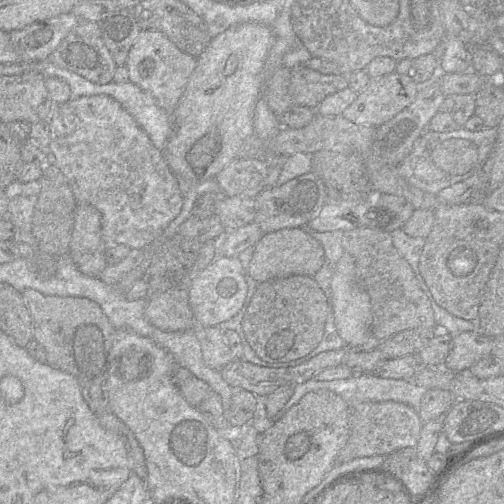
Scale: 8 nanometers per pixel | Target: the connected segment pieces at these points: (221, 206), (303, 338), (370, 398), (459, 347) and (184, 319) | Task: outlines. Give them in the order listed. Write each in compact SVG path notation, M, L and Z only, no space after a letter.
M221 196L215 214L227 231L252 223L256 216L253 196Z
M291 275L258 284L242 321L246 340L256 355L268 363L304 358L322 340L328 315L326 297L312 276Z
M376 374L353 375L348 379L339 379L332 381L317 381L311 379L302 384L293 387L293 394L286 405L278 412L275 420L284 416L301 398L309 392L328 390L341 396L350 406L360 405L365 402L385 402L394 401L409 405L418 411L421 400L428 389L417 386L412 380L385 379Z
M478 332L453 336L451 350L444 367L454 372L468 371L481 358L491 355L492 338Z
M185 289L169 290L149 300L145 319L167 332L189 330L197 325Z

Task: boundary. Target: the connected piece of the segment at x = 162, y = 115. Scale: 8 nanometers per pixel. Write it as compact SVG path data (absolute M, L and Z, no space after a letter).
M48 60L30 62L30 68L41 74L43 77L56 77L67 82L70 87L72 97L108 95L114 98L121 106L135 119L139 126L146 132L154 146L163 152L168 140L170 115L158 106L155 99L137 85L128 81L126 83L116 83L114 81L107 84L96 84L84 77L54 65Z

